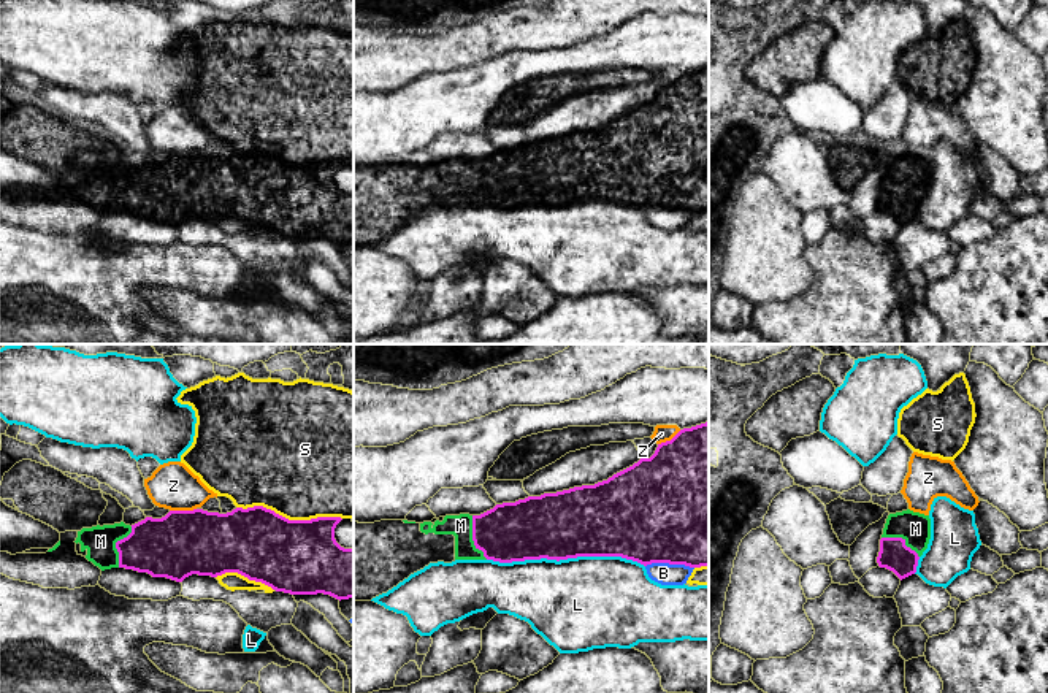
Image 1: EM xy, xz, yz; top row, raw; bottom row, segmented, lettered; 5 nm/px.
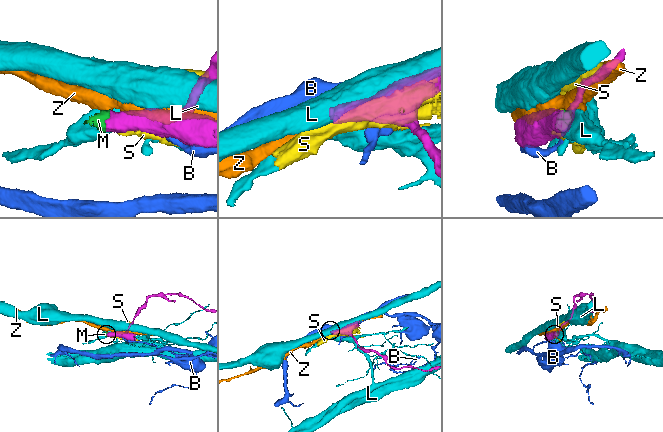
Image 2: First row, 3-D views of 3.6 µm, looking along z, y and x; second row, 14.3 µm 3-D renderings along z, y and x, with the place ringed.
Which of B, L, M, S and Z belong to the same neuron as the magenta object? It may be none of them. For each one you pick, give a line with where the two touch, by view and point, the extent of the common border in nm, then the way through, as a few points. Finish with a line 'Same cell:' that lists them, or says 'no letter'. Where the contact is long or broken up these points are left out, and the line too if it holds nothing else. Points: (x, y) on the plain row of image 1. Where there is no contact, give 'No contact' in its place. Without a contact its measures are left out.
M: Touches magenta at xz (473, 183). Shared border 240 nm. Path across: xz (512, 176), (473, 183), (460, 170)
Same cell: M

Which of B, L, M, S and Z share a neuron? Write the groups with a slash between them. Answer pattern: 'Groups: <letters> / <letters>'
Groups: B / L / M / S / Z

